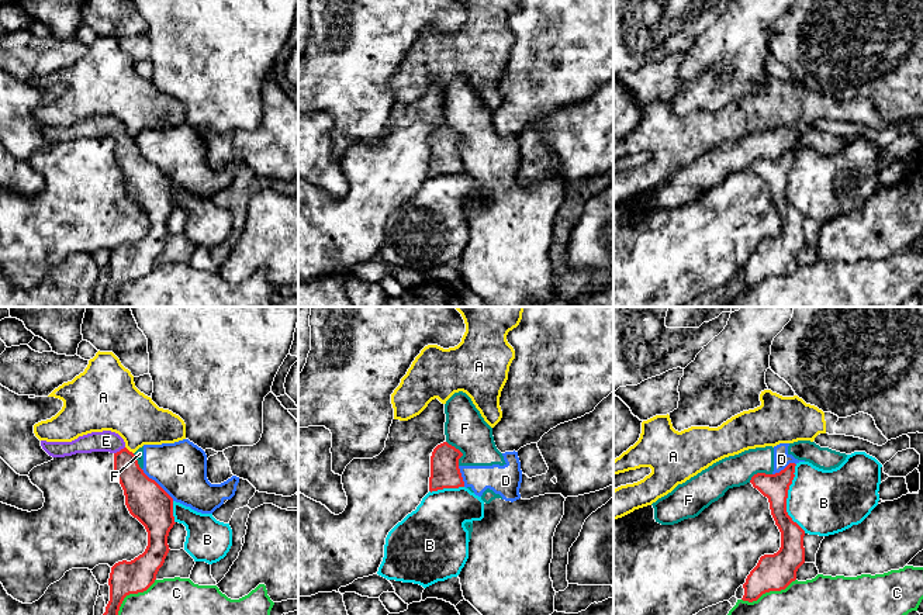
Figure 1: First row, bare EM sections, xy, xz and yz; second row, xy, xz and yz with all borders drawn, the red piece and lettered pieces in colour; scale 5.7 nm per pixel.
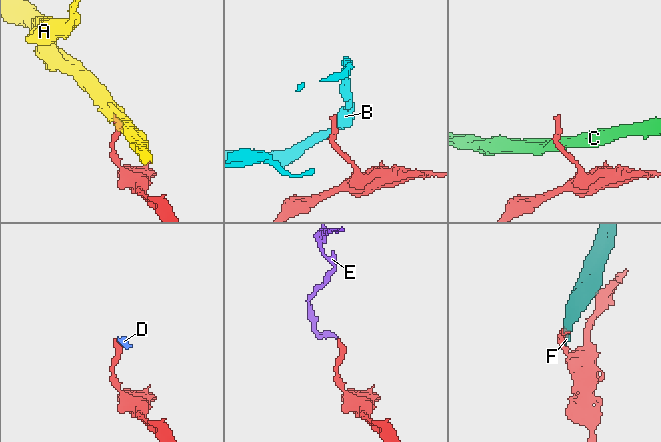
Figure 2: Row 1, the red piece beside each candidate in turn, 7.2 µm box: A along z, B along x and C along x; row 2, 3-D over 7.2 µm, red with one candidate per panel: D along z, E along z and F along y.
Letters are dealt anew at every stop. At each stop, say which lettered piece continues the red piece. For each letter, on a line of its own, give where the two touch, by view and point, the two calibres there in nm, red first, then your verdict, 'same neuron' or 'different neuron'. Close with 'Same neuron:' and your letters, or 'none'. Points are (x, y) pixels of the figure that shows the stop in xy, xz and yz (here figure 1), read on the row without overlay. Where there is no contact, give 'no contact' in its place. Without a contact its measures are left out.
A: contact xy (128, 135); calibres 190 and 280 nm; different neuron
B: contact yz (787, 182); calibres 150 and 380 nm; different neuron
C: contact xy (128, 279); calibres 190 and 400 nm; different neuron
D: contact xy (158, 169); calibres 240 and 300 nm; different neuron
E: contact xy (120, 135); calibres 180 and 120 nm; same neuron
F: contact xz (460, 137); calibres 170 and 240 nm; different neuron
Same neuron: E

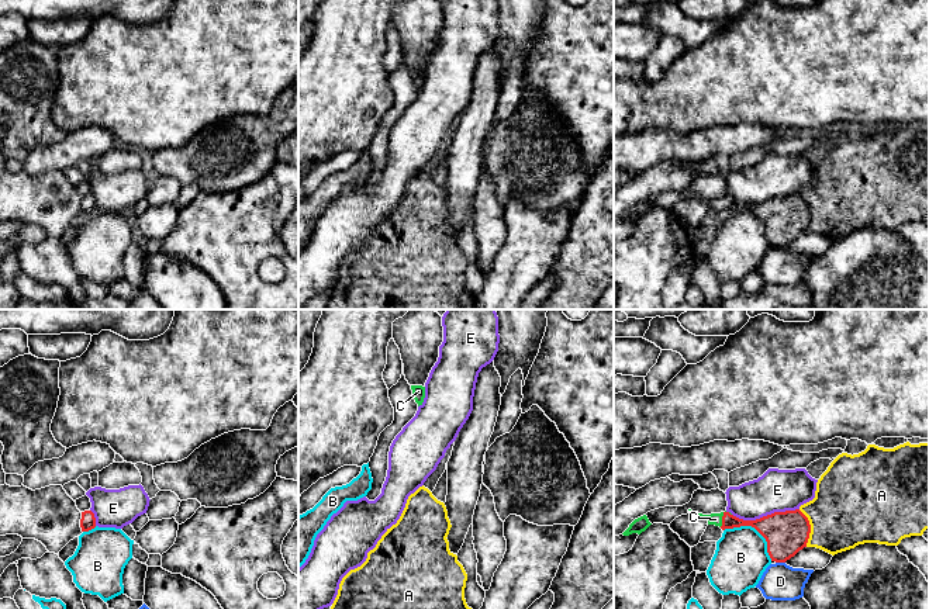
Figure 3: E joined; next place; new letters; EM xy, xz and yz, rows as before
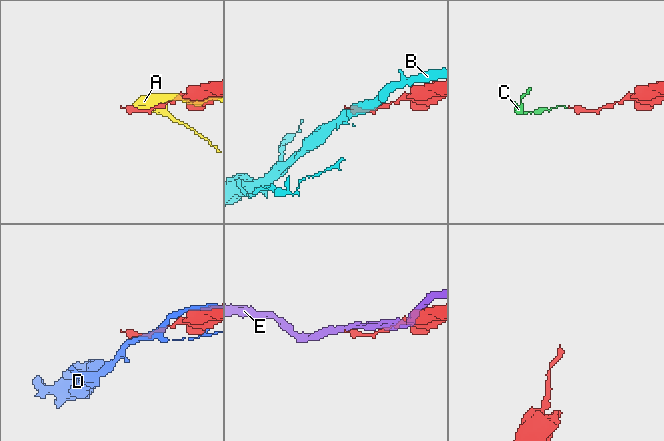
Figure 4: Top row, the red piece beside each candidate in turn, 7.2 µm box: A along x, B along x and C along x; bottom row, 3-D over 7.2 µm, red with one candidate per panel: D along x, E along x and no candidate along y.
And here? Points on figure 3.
A: contact yz (810, 213); calibres 240 and 420 nm; different neuron
B: contact yz (755, 213); calibres 240 and 300 nm; different neuron
C: contact yz (722, 204); calibres 100 and 70 nm; same neuron
D: contact yz (780, 246); calibres 240 and 200 nm; different neuron
E: contact yz (765, 201); calibres 240 and 240 nm; different neuron
Same neuron: C

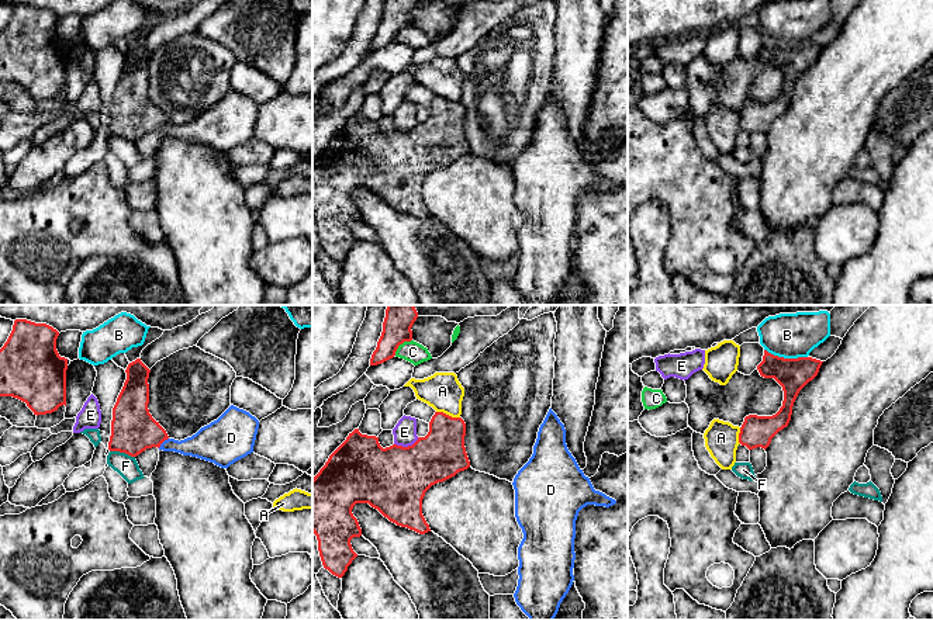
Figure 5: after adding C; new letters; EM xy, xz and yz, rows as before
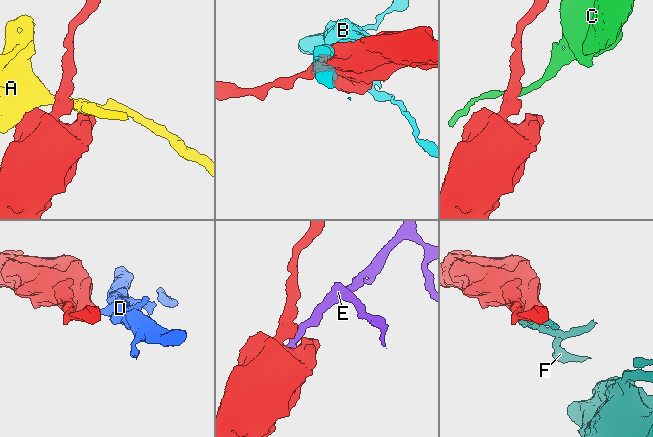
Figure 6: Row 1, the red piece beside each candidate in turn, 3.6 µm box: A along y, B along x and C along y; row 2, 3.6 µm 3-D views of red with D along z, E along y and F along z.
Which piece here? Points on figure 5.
A: contact xz (448, 100); calibres 280 and 220 nm; different neuron
B: contact yz (785, 44); calibres 190 and 260 nm; different neuron
C: contact xz (400, 28); calibres 160 and 120 nm; different neuron
D: contact xy (162, 127); calibres 260 and 170 nm; different neuron
E: contact xz (405, 132); calibres 380 and 130 nm; different neuron
F: contact xy (123, 137); calibres 260 and 120 nm; different neuron
Same neuron: none

